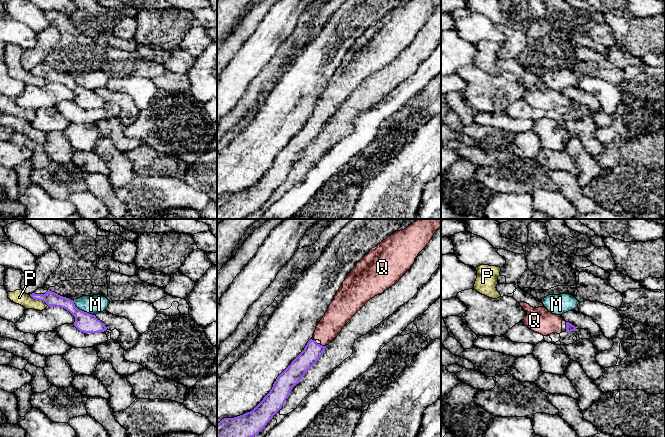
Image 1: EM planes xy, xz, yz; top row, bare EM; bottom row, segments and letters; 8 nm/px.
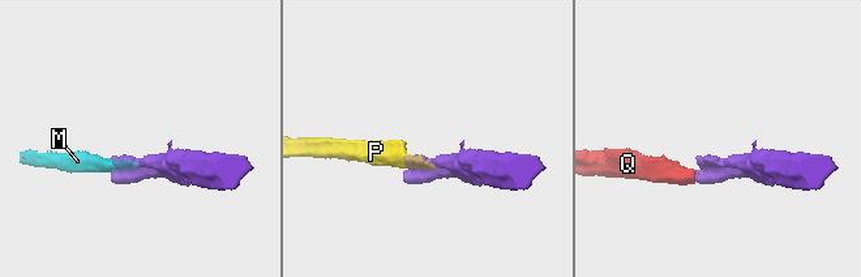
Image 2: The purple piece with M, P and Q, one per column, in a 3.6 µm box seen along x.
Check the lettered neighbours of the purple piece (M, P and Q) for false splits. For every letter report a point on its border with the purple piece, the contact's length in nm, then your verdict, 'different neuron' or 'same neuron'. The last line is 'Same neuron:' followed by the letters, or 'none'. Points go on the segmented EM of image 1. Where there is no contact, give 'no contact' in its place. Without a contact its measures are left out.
M: xy (81, 310) | 220 nm | different neuron
P: xy (39, 300) | 180 nm | different neuron
Q: xz (323, 346) | 70 nm | same neuron
Same neuron: Q

